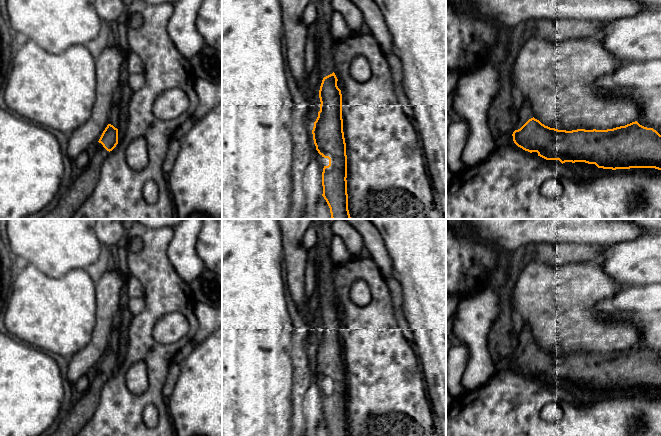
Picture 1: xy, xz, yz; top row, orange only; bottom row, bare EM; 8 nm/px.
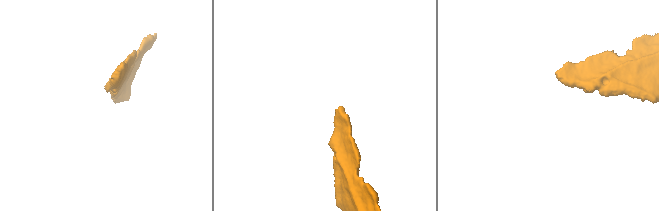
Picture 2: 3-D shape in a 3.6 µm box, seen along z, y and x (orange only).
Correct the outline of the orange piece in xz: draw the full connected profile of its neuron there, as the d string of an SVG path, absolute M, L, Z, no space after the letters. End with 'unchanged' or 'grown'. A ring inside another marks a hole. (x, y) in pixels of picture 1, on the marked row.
M312 0L317 8L317 19L312 28L317 45L317 76L322 77L322 83L319 90L320 111L314 122L312 130L314 144L318 153L329 159L329 165L324 166L322 172L322 196L326 200L332 219L351 219L348 210L347 194L347 155L346 143L343 132L342 119L342 94L337 86L337 77L333 72L333 52L332 47L334 39L331 36L331 17L334 14L330 0Z; grown

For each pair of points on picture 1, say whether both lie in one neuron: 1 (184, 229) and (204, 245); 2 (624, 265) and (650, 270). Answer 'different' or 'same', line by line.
1: different
2: same

